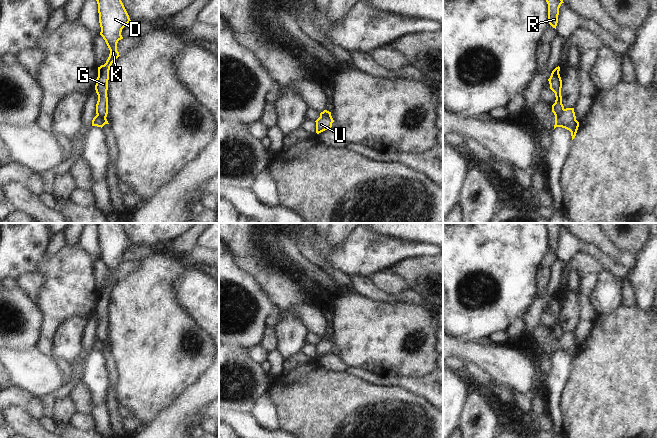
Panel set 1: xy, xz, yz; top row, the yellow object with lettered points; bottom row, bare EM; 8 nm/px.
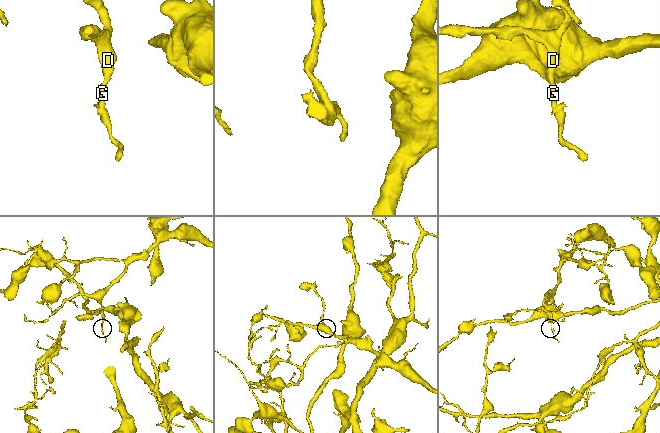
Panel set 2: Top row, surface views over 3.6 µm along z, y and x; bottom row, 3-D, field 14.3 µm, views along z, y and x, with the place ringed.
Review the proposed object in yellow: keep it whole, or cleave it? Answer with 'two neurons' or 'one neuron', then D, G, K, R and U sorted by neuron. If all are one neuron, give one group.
two neurons | D G K R / U

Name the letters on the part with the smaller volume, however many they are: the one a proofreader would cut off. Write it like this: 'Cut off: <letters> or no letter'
Cut off: U

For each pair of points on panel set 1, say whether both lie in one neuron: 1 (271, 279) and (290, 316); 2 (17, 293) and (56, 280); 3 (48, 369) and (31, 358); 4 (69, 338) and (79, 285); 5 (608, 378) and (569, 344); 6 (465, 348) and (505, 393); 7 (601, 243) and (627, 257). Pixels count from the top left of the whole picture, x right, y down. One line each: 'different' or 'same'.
1: same
2: different
3: same
4: different
5: different
6: different
7: same

